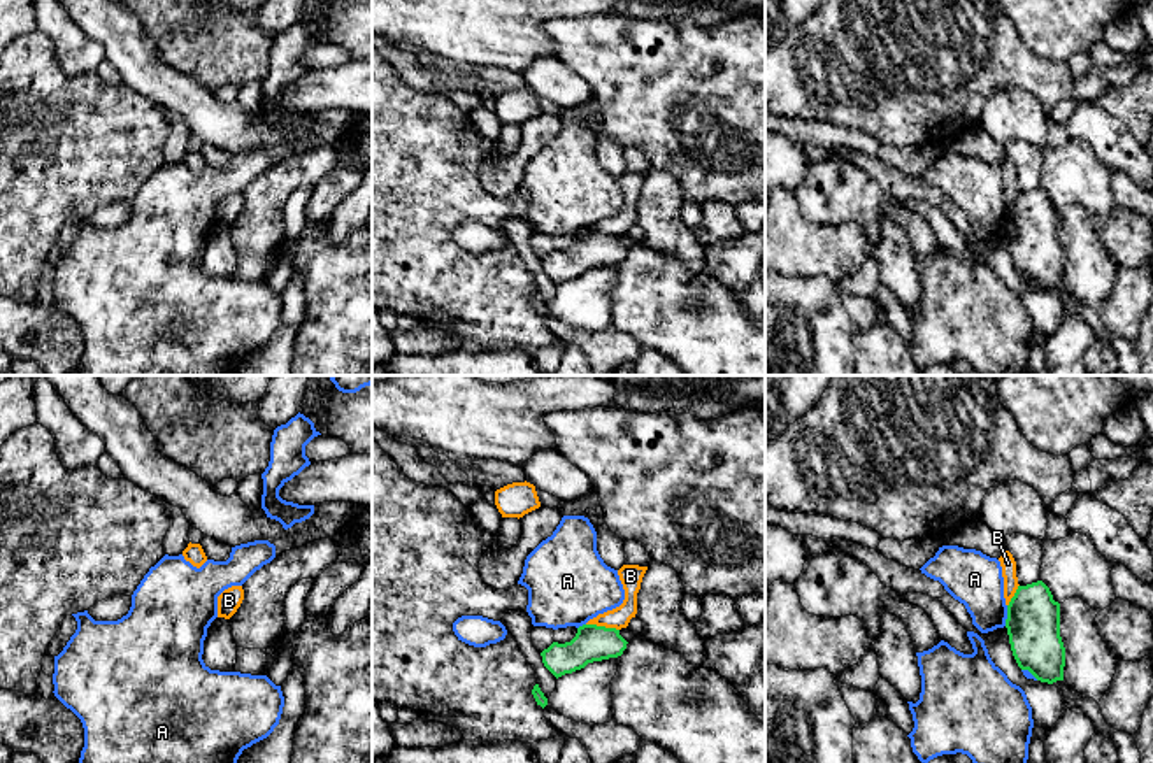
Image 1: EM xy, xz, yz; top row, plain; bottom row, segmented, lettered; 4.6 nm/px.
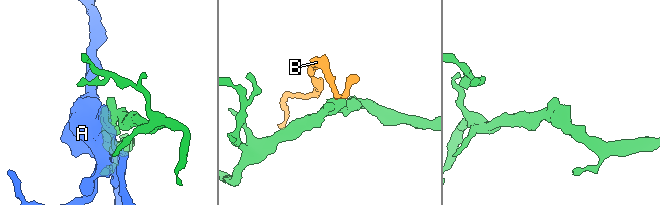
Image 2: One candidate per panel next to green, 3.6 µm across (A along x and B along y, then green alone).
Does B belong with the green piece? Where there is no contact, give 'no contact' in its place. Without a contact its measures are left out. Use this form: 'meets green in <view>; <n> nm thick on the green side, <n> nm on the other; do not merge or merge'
meets green in xz; 170 nm thick on the green side, 100 nm on the other; do not merge

